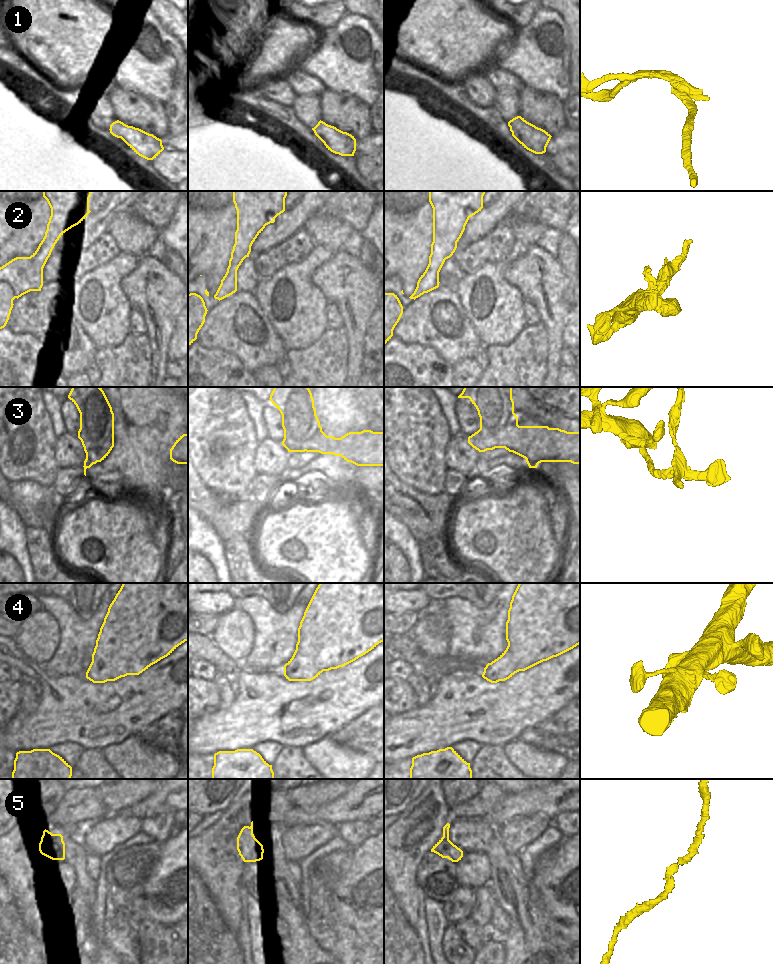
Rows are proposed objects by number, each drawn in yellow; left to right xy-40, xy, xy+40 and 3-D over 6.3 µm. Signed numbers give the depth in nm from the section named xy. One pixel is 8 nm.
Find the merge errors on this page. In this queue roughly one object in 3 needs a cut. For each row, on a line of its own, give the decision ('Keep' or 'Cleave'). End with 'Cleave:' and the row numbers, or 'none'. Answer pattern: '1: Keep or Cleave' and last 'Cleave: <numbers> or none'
1: Cleave
2: Keep
3: Cleave
4: Keep
5: Keep
Cleave: 1, 3.

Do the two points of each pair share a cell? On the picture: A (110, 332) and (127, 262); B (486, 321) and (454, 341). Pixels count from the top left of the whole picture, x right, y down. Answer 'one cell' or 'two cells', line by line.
A: one cell
B: two cells

